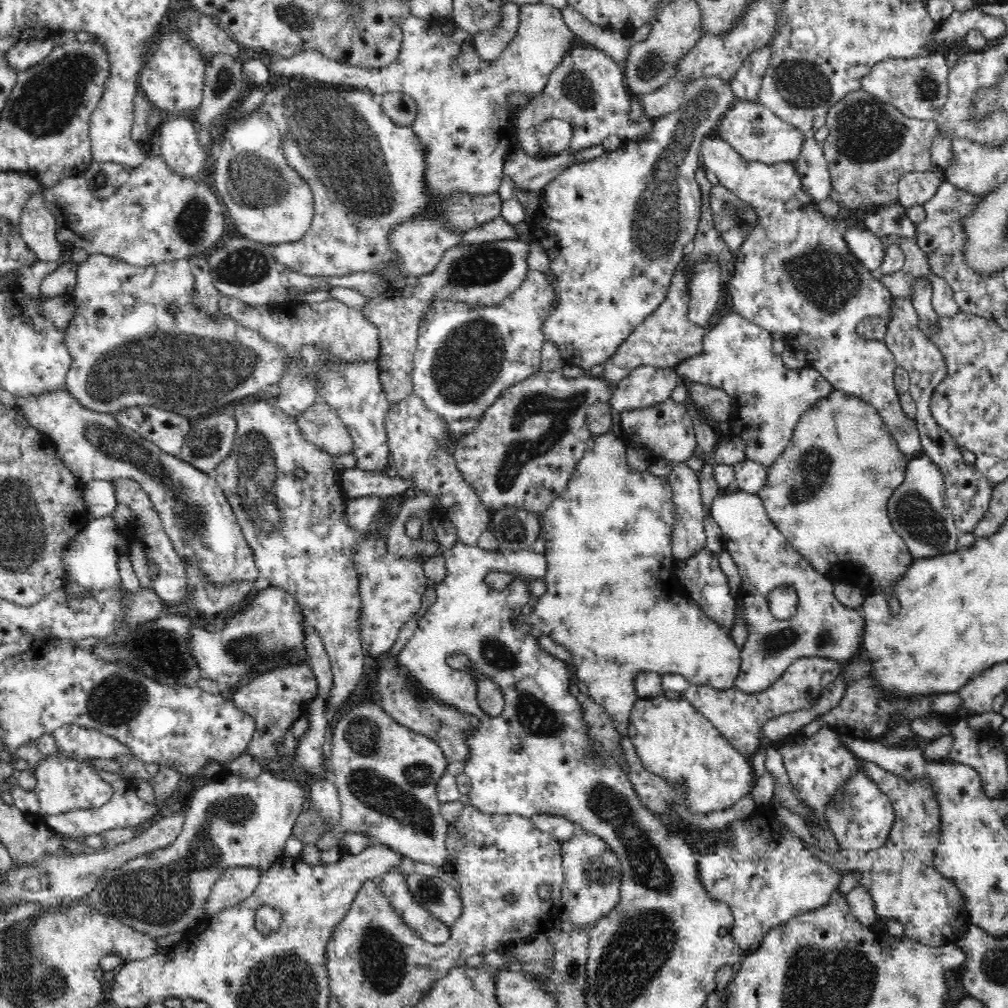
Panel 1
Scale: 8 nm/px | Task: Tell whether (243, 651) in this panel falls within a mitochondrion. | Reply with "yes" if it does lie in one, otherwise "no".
yes

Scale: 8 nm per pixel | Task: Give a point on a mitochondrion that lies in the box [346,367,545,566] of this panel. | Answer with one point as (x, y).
(512, 528)

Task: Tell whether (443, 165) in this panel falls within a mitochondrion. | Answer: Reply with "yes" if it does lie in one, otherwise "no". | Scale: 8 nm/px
yes

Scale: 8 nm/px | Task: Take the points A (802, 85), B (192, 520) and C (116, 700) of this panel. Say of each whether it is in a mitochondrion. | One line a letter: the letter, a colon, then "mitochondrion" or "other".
A: mitochondrion
B: mitochondrion
C: mitochondrion

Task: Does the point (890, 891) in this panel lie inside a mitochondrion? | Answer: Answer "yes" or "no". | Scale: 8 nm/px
no

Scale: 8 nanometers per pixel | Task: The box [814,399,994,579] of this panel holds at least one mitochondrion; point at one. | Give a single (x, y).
(916, 514)

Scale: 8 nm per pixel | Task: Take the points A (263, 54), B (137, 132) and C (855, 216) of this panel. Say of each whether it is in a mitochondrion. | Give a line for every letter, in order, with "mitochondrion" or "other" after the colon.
A: other
B: other
C: other

